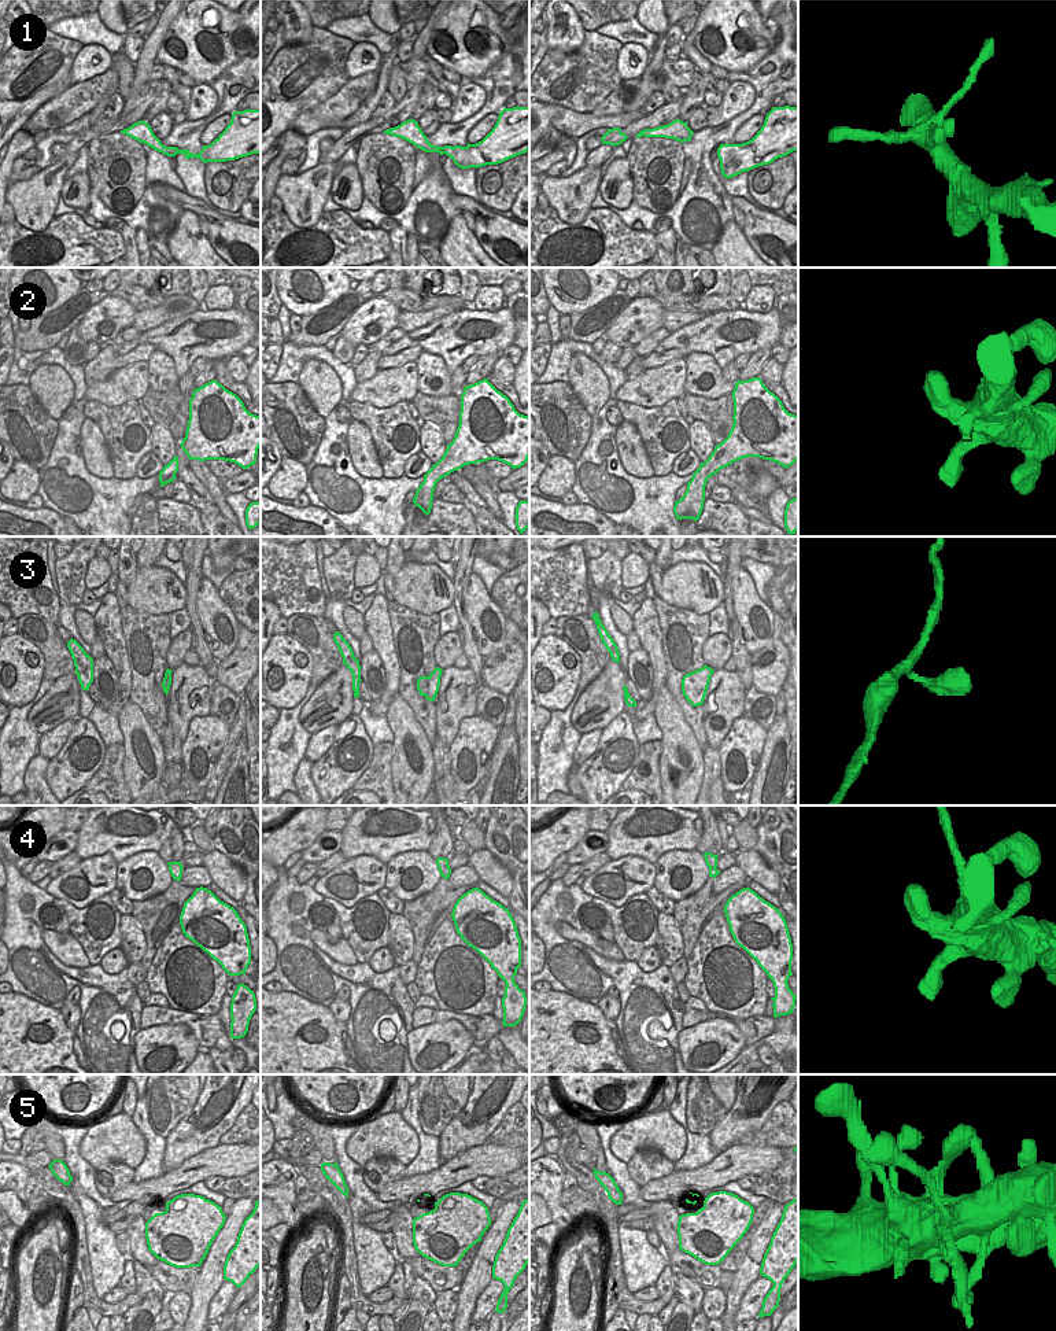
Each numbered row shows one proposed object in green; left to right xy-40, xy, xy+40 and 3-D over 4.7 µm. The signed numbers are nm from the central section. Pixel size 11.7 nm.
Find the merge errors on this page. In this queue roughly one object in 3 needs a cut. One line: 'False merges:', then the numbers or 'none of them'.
False merges: 4

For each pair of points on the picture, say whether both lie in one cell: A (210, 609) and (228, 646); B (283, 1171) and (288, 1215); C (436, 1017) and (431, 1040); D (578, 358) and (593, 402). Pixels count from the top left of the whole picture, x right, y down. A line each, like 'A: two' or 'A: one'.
A: one
B: one
C: two
D: one

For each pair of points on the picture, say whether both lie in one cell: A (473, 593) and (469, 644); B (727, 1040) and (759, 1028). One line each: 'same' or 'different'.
A: different
B: different

